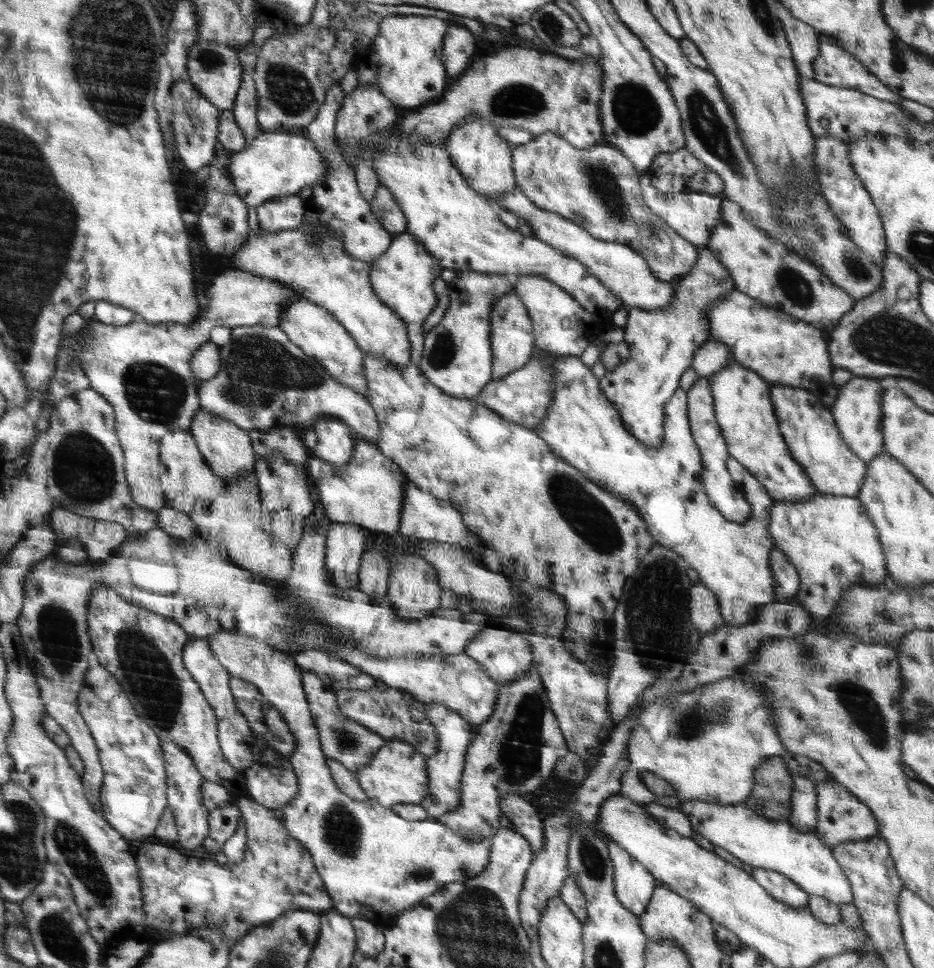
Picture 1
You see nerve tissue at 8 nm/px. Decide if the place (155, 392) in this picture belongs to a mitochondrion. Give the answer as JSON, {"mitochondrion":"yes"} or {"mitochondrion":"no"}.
{"mitochondrion":"yes"}

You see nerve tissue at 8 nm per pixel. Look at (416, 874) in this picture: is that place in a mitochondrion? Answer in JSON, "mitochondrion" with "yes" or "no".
{"mitochondrion":"yes"}

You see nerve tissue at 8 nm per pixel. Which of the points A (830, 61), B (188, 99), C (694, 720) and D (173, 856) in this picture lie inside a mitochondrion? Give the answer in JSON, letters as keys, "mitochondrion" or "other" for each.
{"A":"other","B":"other","C":"mitochondrion","D":"other"}

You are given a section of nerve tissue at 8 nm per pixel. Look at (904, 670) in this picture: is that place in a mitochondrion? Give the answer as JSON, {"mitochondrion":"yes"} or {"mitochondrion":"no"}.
{"mitochondrion":"no"}

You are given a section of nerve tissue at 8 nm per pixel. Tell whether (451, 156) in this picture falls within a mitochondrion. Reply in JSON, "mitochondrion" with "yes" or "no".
{"mitochondrion":"no"}

